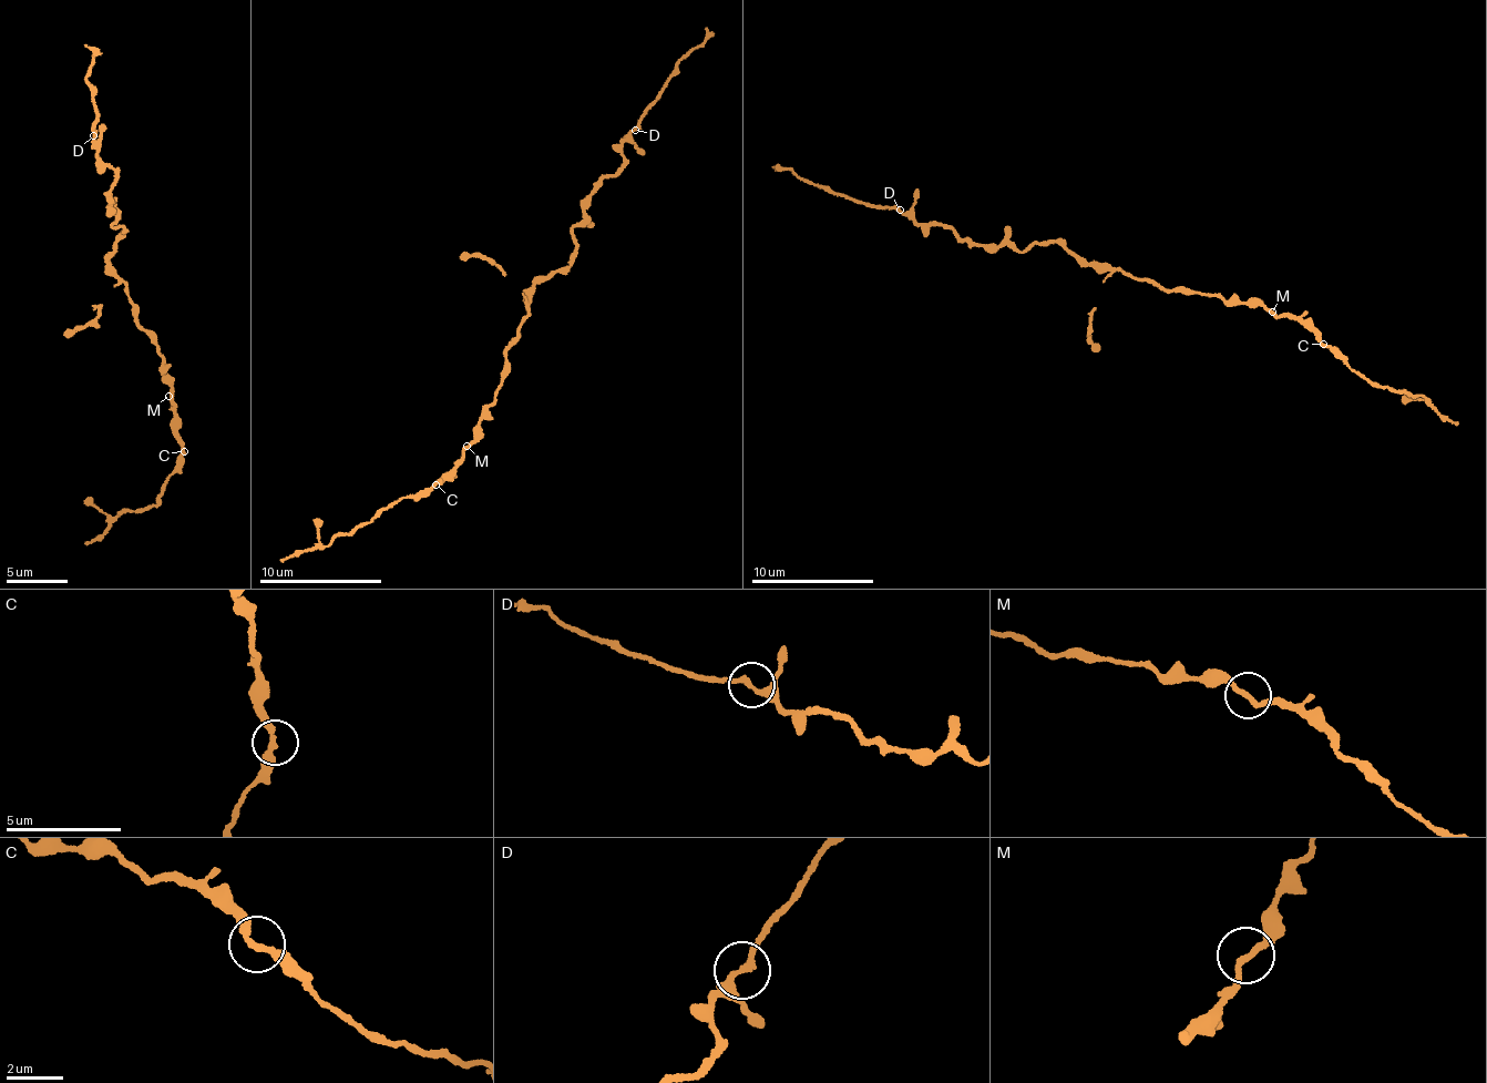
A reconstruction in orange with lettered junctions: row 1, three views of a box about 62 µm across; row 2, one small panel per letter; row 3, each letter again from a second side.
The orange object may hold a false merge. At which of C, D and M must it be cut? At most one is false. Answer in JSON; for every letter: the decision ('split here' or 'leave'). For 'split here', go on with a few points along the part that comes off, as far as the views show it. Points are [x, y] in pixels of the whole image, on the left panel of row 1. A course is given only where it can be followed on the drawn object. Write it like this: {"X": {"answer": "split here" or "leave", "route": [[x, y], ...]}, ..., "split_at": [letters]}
{"C": {"answer": "leave"}, "D": {"answer": "leave"}, "M": {"answer": "leave"}, "split_at": []}

